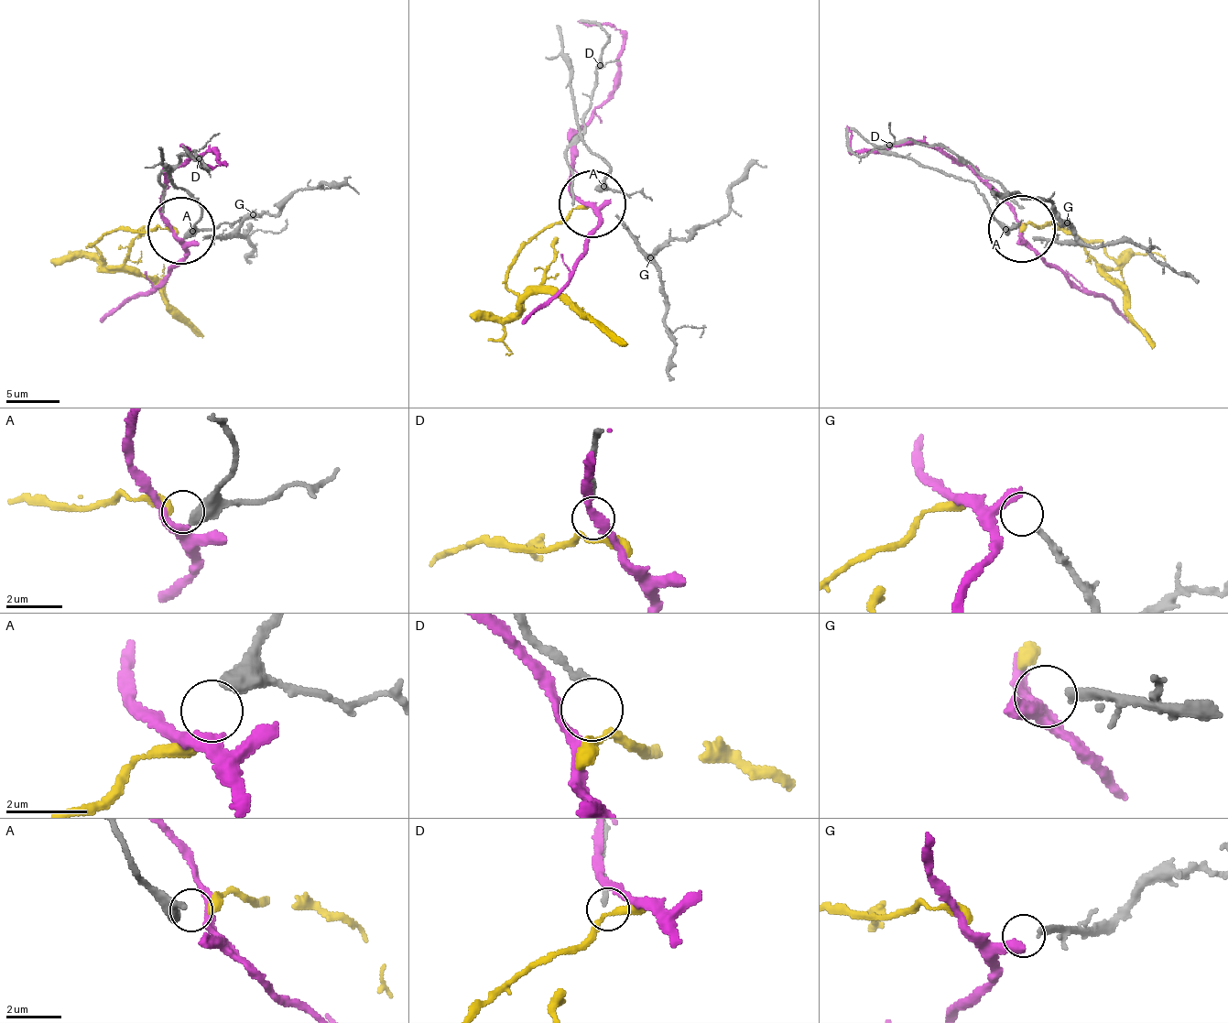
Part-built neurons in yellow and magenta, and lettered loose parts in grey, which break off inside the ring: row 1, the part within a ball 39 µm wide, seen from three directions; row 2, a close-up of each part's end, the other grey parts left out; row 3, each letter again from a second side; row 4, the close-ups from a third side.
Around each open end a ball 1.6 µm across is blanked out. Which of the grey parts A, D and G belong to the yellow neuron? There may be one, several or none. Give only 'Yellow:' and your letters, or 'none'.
Yellow: A

